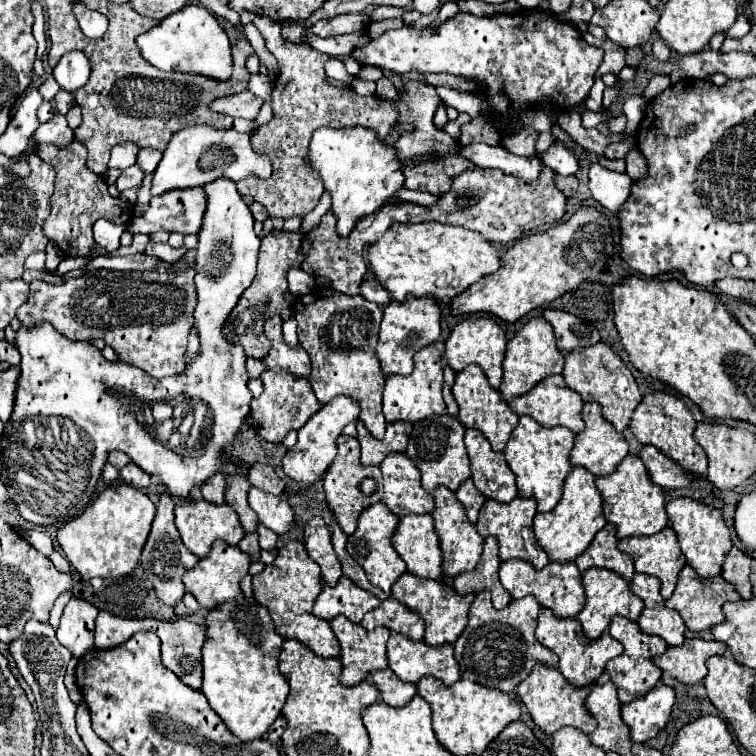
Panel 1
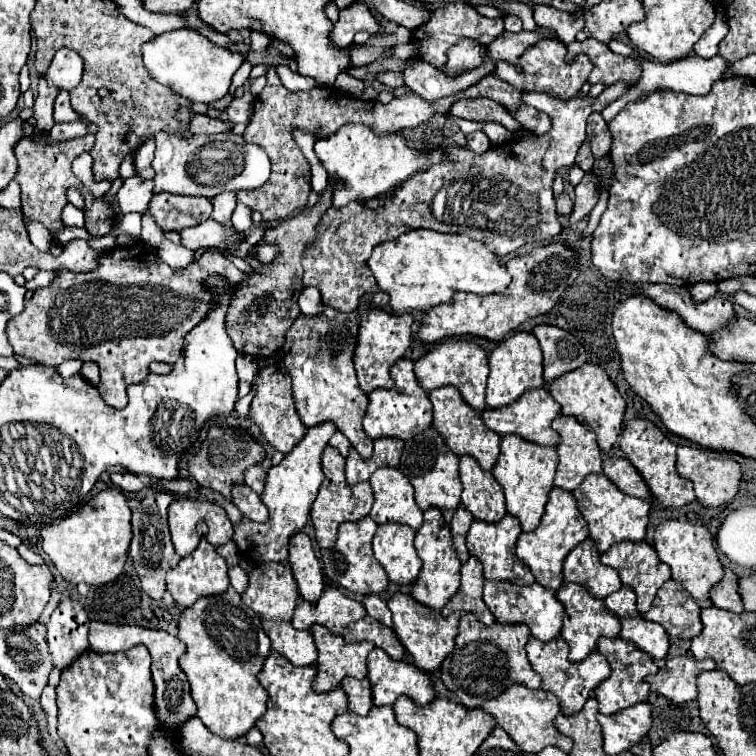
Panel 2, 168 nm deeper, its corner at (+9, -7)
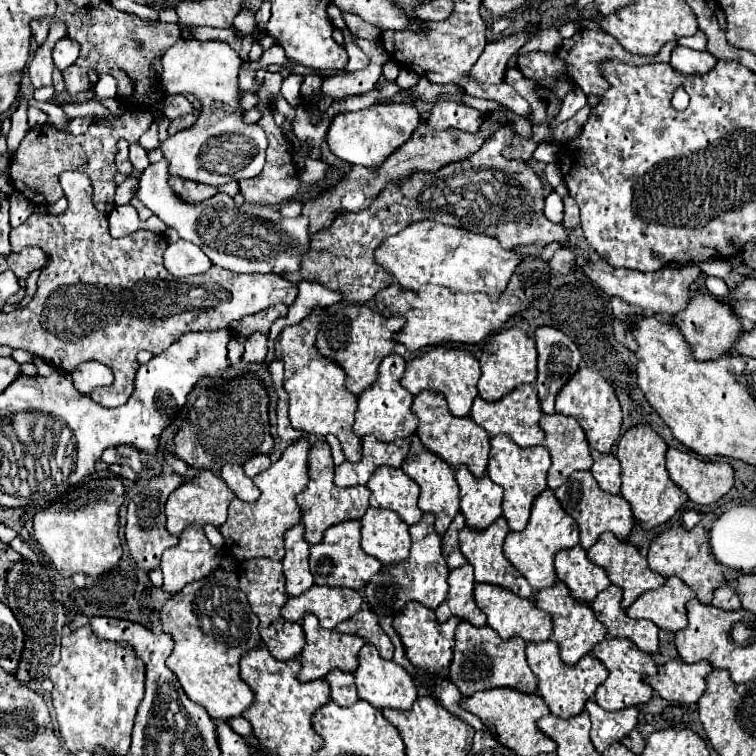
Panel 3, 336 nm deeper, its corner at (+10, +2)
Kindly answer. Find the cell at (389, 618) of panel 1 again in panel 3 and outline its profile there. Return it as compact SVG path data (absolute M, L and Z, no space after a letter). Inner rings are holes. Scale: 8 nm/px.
M368 609L358 611L354 617L346 619L336 629L340 633L350 633L350 635L362 637L366 643L374 645L378 649L380 657L384 657L384 659L392 659L392 655L394 655L394 645L392 645L390 637L378 625L378 617Z

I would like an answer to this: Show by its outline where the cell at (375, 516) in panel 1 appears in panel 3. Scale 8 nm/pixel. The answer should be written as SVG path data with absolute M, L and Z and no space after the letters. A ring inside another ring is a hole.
M348 521L332 525L324 531L324 539L318 545L310 547L310 573L314 575L316 585L328 587L364 587L372 575L380 571L382 563L366 555L360 547L360 521Z

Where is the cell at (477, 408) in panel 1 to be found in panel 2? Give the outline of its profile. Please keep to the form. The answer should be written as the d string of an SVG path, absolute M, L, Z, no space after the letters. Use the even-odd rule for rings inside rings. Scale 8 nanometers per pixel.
M443 386L437 390L429 392L429 398L433 402L433 426L445 436L447 446L457 454L469 454L473 456L483 470L491 470L497 462L499 456L499 444L501 444L501 436L493 430L489 430L481 418L479 410L473 410L469 404L465 404L465 400L461 398L461 392L453 386Z

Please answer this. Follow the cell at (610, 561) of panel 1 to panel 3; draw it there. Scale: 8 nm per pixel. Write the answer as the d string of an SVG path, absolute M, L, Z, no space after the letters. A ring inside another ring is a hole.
M580 545L560 551L554 559L554 569L558 581L566 583L570 595L580 603L592 603L610 585L604 569L594 565Z

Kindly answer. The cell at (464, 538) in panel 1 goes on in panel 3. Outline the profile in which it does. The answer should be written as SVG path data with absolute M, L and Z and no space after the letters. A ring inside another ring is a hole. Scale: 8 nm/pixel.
M424 513L420 523L410 527L410 537L412 545L408 559L396 565L384 565L382 571L376 573L376 577L372 577L364 589L366 607L378 617L394 617L396 613L402 613L410 601L418 601L428 609L436 609L448 595L448 567L442 557L440 535L434 531L434 515Z

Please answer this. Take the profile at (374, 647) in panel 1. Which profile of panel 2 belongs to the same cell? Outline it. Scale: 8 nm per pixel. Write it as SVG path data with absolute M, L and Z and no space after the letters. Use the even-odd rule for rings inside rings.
M315 624L311 628L315 638L319 658L317 658L317 678L313 682L313 690L331 692L341 686L341 680L351 678L367 678L367 656L375 648L371 642L355 642L347 644L343 636L331 634L325 626Z

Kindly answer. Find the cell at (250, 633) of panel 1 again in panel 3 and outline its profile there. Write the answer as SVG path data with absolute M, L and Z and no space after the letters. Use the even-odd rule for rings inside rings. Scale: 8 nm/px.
M218 567L208 577L200 579L200 581L194 581L194 583L188 583L182 591L172 595L162 605L160 621L162 621L162 631L168 633L174 641L174 651L166 659L166 667L178 677L184 693L194 703L202 705L212 719L222 719L222 721L228 721L230 717L238 717L244 709L248 709L252 705L254 693L240 679L238 661L246 651L250 651L254 647L260 647L258 617L252 613L246 595L238 587L236 571L226 571L226 569Z

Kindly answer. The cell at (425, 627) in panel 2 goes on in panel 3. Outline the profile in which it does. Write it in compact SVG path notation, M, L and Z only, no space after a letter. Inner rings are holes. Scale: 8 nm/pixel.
M408 603L408 607L394 617L392 625L404 645L404 653L408 657L408 661L420 671L420 683L418 683L418 695L420 697L436 697L434 693L434 685L428 683L432 679L450 679L450 661L452 661L452 649L454 649L454 633L456 633L456 625L460 621L456 617L452 617L446 623L438 623L436 615L432 609L426 609L420 603Z

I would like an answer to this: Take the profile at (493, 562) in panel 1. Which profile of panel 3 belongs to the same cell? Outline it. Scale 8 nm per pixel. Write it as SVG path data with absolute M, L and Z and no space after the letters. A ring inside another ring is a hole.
M466 563L448 575L448 597L444 603L436 609L436 619L444 623L450 617L458 617L464 621L470 621L474 627L484 627L486 617L484 613L476 607L474 603L474 575L472 575L472 565Z

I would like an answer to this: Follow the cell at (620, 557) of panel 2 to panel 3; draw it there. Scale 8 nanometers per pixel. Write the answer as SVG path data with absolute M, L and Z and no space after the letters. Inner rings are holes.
M608 531L602 533L600 539L598 539L586 553L588 553L588 559L590 559L590 561L594 561L598 567L602 567L602 569L606 571L608 579L612 581L612 585L616 585L616 587L622 589L622 607L624 607L624 609L628 609L644 591L656 589L656 587L664 585L664 581L666 581L662 575L650 571L650 567L648 567L648 563L646 563L646 557L640 555L640 551L638 551L634 545L616 539L616 537L614 537L612 533L608 533Z

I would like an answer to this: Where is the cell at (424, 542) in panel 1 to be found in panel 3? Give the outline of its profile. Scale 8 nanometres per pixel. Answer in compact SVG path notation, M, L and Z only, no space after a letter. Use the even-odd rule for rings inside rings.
M370 507L362 517L362 551L376 557L382 565L400 563L408 557L408 525L392 511Z

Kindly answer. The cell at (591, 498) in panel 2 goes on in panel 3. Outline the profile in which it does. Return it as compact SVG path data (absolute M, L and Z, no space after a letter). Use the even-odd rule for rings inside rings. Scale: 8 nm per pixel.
M576 471L576 473L572 473L564 485L554 489L554 493L556 493L556 499L560 501L560 505L564 507L564 511L570 517L574 517L574 521L578 523L582 549L592 547L604 531L610 531L620 541L624 541L630 535L632 527L634 527L632 509L630 509L628 501L624 497L620 497L620 495L610 495L610 493L602 491L590 471Z

